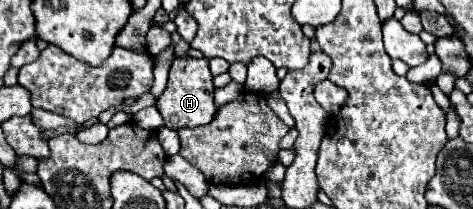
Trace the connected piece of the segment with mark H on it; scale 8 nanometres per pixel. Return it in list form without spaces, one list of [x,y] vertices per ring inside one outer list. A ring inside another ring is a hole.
[[[175,58],[169,68],[169,82],[161,98],[157,100],[157,110],[161,112],[165,126],[171,130],[179,130],[183,126],[203,126],[209,124],[215,116],[215,104],[213,104],[213,76],[209,72],[209,60],[207,58]]]

